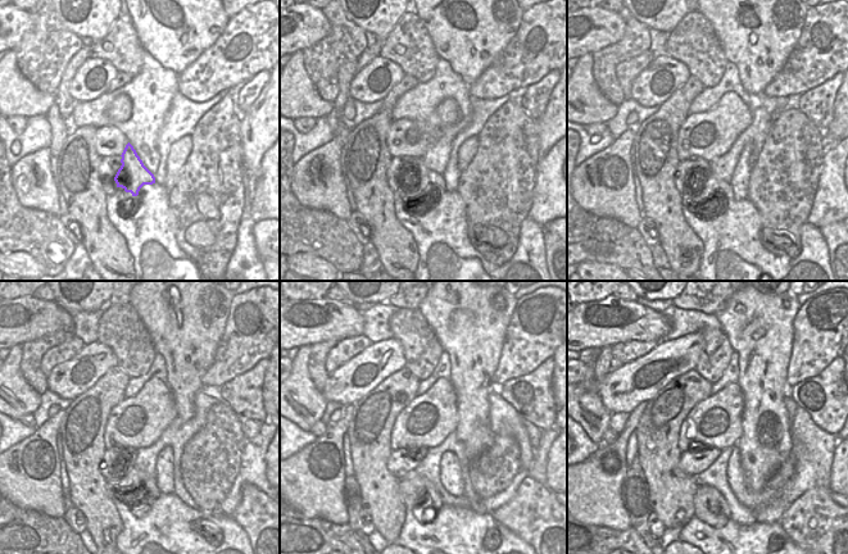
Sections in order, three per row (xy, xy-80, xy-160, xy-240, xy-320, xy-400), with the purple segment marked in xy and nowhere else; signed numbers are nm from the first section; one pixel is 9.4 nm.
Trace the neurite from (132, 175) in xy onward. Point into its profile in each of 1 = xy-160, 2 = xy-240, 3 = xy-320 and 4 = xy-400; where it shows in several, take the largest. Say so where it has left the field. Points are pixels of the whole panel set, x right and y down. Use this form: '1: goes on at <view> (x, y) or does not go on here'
1: goes on at xy-160 (712, 189)
2: goes on at xy-240 (132, 478)
3: goes on at xy-320 (418, 493)
4: goes on at xy-400 (710, 507)

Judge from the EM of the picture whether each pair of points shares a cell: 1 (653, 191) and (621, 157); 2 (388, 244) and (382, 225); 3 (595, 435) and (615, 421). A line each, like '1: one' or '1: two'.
1: two
2: one
3: two

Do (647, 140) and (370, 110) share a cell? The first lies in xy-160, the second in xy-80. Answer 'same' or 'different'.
different

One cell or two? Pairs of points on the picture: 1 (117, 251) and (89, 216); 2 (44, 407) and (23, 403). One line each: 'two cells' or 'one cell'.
1: one cell
2: two cells

